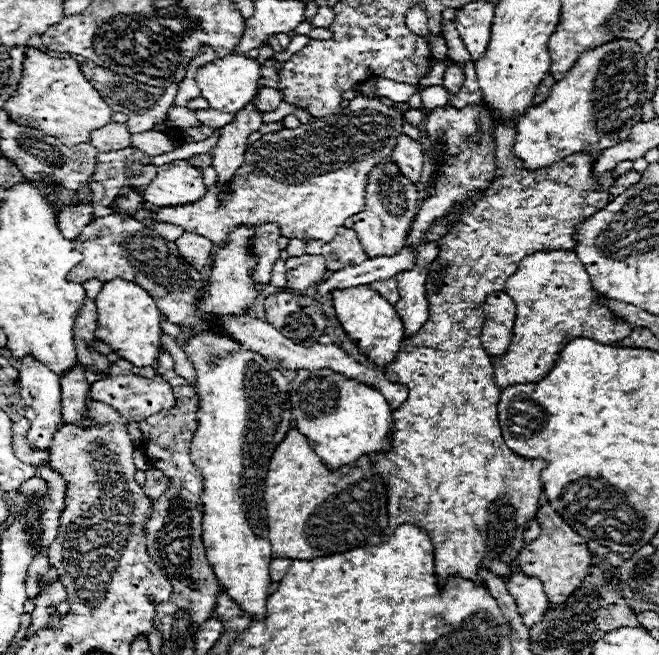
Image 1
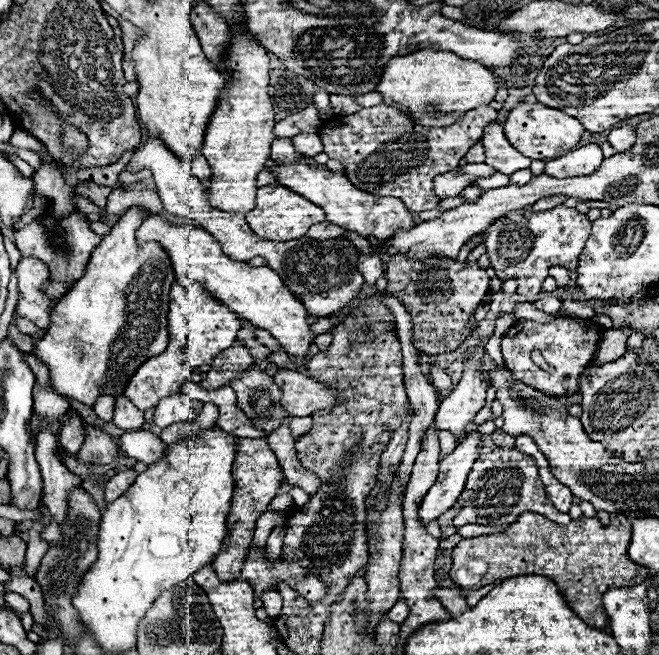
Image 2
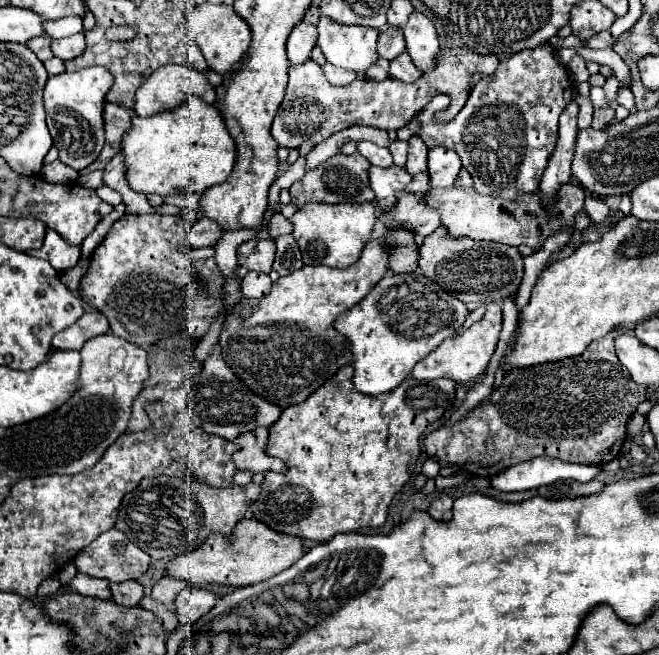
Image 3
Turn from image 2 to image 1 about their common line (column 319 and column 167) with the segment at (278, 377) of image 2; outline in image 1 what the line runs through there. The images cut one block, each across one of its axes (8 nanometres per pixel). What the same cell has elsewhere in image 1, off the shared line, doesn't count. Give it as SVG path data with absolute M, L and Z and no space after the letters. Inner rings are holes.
M128 374L128 376L112 376L106 380L98 380L92 384L92 398L100 400L104 404L110 404L114 410L118 410L122 414L122 418L126 422L142 422L144 418L162 412L162 410L170 410L176 404L172 386L162 378L162 376L154 376L154 378L144 378L138 374Z

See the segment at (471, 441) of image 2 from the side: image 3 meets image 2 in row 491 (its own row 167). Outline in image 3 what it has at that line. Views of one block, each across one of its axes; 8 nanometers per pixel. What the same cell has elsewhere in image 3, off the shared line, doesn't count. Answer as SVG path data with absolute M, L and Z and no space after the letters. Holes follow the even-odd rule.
M432 148L428 152L428 170L432 188L446 188L454 186L454 180L462 170L462 162L454 150Z

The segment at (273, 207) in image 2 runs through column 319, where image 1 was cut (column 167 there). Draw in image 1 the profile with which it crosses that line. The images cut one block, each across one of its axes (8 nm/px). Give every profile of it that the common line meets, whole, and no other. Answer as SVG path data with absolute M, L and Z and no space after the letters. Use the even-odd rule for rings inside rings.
M358 94L346 108L338 112L338 116L350 116L360 120L328 120L328 116L322 120L324 130L318 130L318 120L312 120L308 124L302 124L294 130L282 128L280 132L264 134L258 142L250 144L246 150L246 160L236 172L236 176L230 180L230 196L228 200L220 200L222 188L216 184L210 188L210 192L192 202L182 206L168 206L160 208L158 212L150 212L148 216L156 222L168 222L182 226L184 232L192 232L198 236L206 236L214 244L224 244L228 240L228 234L232 228L238 228L240 224L276 224L286 238L300 238L300 240L324 240L332 242L338 234L338 228L344 226L346 218L358 214L364 210L364 188L368 180L368 172L388 158L392 154L392 148L396 146L396 138L402 134L402 112L396 108L384 106L378 98L362 98Z

